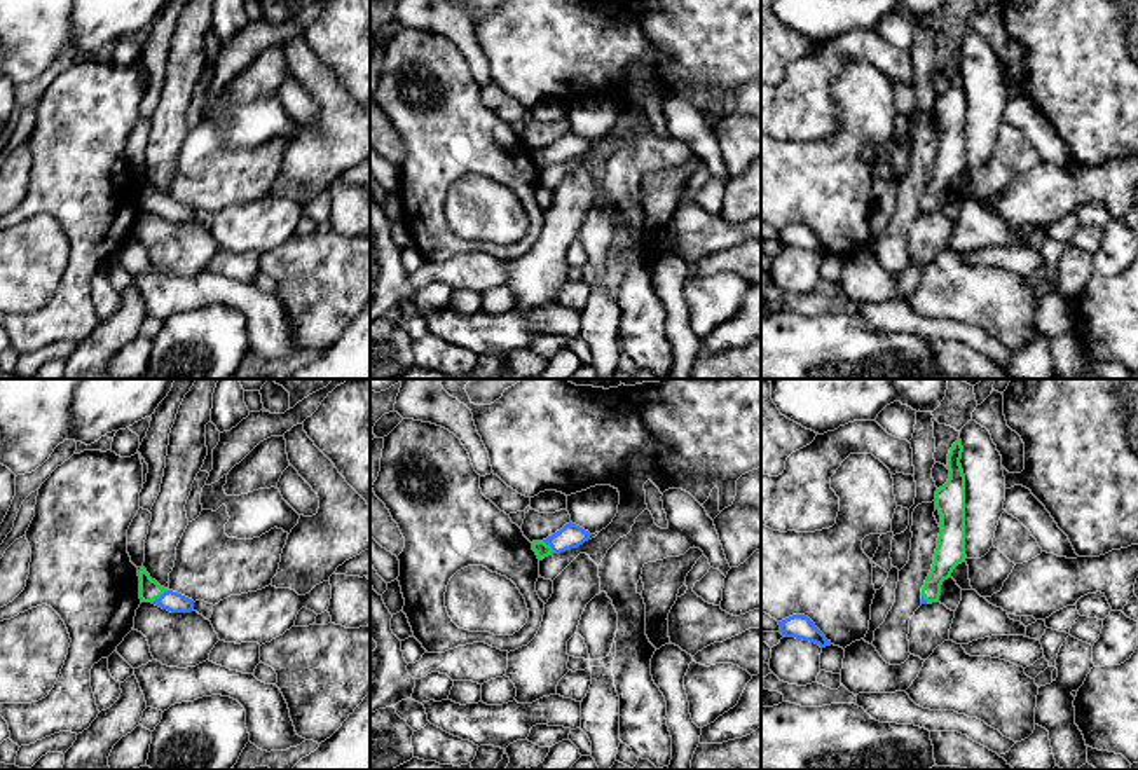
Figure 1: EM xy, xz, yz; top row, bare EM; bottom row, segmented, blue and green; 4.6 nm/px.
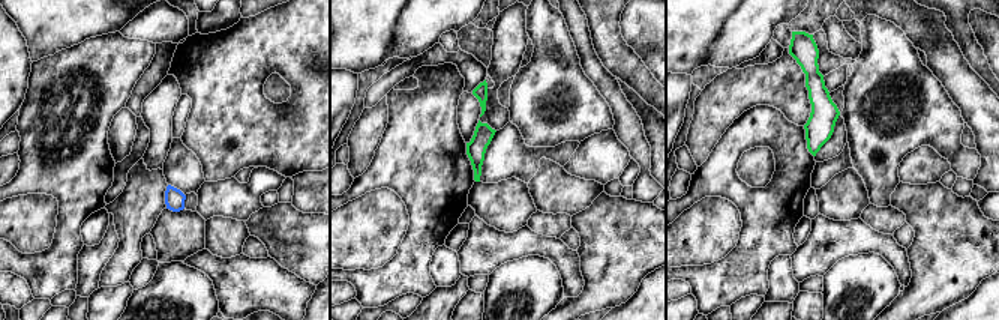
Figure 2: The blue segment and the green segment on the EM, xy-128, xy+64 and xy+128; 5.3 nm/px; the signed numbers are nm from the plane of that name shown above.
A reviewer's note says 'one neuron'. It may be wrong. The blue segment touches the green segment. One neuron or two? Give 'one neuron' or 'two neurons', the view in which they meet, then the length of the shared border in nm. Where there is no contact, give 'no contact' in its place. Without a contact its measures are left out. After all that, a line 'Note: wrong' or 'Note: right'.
one neuron; meets blue in xy; contact 100 nm long
Note: right

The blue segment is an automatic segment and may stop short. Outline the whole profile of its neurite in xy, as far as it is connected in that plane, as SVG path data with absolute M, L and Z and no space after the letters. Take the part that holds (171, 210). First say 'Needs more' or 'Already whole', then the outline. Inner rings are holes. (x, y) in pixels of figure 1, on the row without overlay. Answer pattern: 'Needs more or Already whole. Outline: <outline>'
Needs more. Outline: M145 176L140 178L140 208L141 211L152 211L171 222L190 222L194 220L194 210L161 196L155 189L150 187Z

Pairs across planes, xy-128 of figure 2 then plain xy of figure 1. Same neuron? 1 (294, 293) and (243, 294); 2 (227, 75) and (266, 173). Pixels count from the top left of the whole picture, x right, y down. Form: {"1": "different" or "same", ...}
{"1": "same", "2": "same"}

